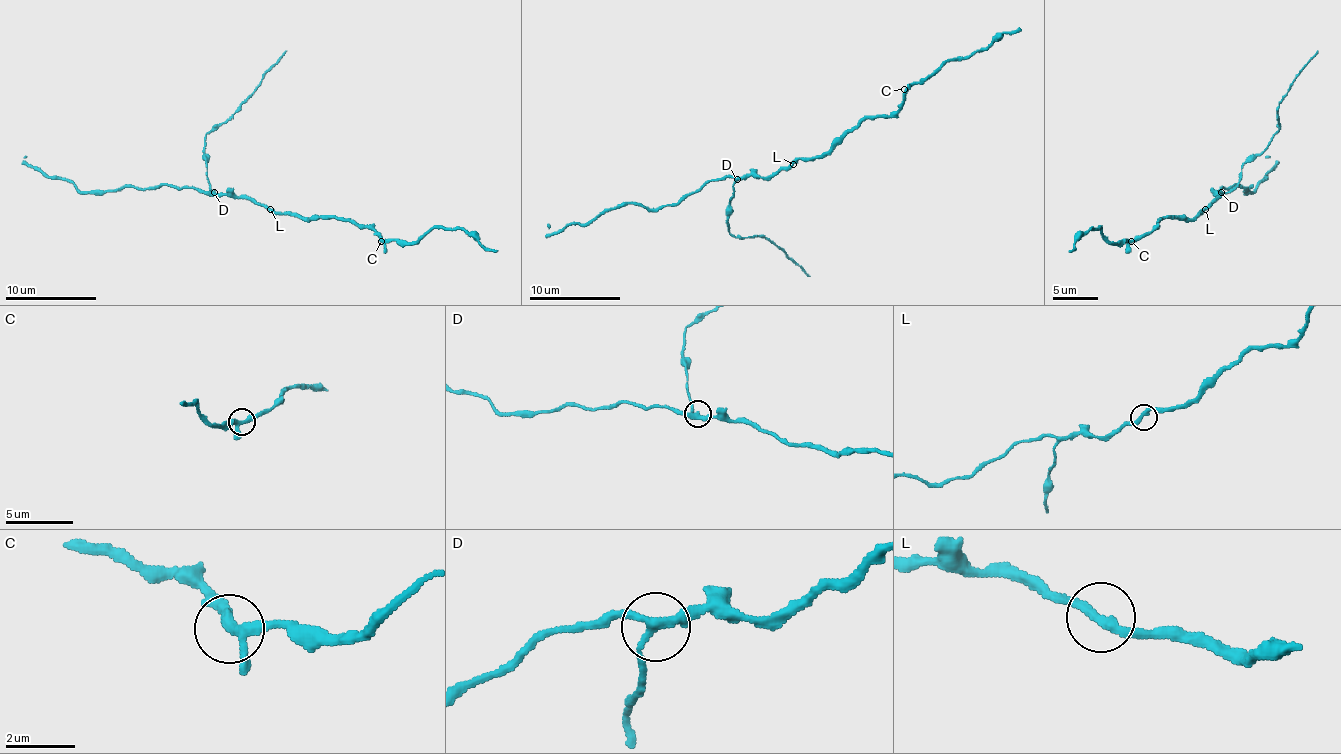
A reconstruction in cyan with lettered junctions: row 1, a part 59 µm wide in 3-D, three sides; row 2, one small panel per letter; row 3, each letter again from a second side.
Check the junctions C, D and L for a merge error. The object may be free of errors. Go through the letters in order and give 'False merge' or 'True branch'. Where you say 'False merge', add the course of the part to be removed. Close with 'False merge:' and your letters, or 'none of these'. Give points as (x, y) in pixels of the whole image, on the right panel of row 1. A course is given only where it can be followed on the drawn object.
C: True branch
D: False merge. Course of the part to remove: (1221, 193), (1228, 193), (1237, 184), (1242, 168), (1278, 132), (1278, 102), (1317, 50)
L: True branch
False merge: D

